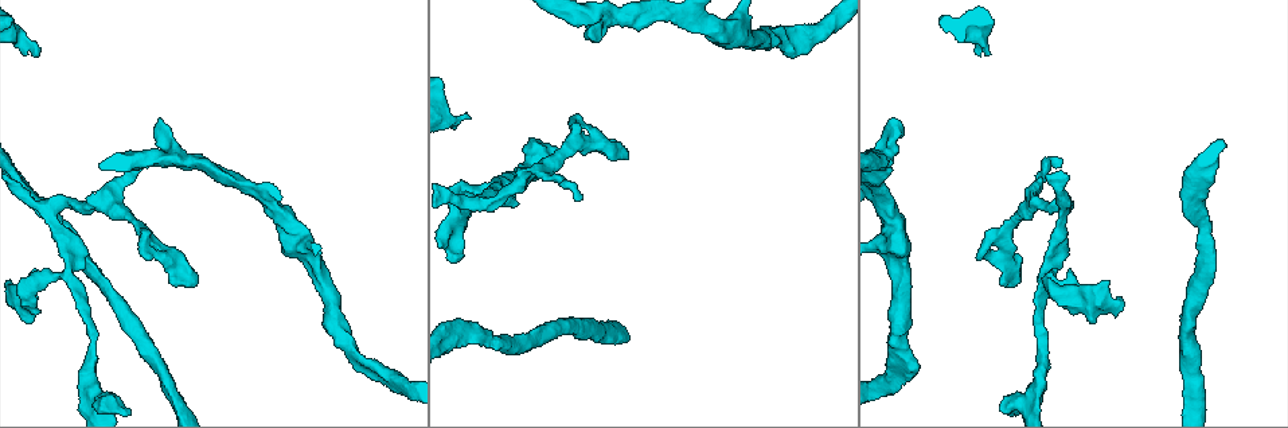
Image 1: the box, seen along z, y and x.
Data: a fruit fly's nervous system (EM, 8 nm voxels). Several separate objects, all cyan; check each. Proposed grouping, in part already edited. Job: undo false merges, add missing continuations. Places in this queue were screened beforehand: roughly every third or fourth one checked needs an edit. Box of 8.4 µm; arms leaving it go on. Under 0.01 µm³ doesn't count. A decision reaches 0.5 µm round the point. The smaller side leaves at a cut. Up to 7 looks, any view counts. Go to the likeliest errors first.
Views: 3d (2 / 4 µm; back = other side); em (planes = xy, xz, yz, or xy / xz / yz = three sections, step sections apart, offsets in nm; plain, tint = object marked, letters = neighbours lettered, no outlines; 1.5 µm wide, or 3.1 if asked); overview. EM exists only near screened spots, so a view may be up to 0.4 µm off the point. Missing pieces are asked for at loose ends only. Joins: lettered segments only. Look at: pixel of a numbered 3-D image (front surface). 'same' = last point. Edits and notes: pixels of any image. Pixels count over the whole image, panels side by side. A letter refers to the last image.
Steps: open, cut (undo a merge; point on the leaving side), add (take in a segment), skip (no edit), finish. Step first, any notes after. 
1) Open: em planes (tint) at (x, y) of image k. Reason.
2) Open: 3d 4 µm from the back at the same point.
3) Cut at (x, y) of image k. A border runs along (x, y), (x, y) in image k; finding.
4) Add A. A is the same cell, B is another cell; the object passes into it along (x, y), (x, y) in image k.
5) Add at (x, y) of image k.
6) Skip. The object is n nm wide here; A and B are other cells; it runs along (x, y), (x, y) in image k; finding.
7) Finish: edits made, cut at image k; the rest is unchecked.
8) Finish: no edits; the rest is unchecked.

Open: 3d 2 µm at (468, 118) of image 1. Free end.

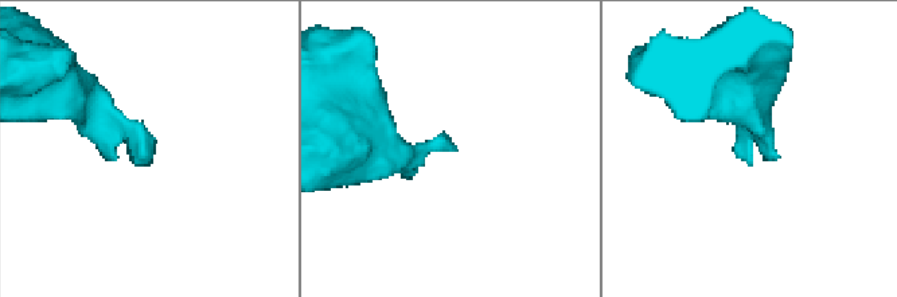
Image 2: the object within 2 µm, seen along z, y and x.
Open: em xy step 8 (letters) at (752, 166) of image 2.

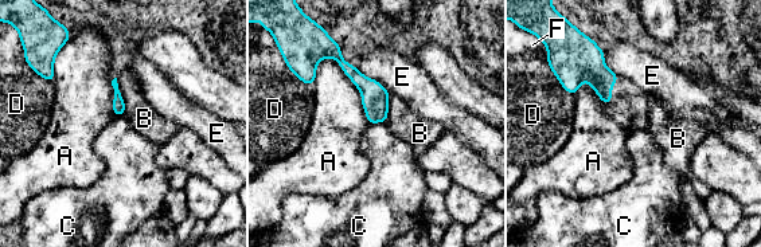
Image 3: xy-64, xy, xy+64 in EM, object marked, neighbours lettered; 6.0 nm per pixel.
Open: em planes (letters) at the same point.

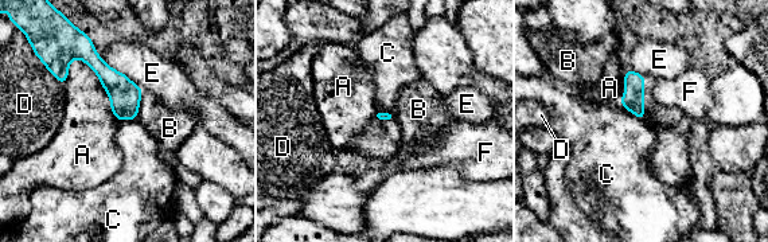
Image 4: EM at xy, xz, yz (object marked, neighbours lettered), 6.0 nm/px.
Skip. A, B, C, D, E and F are other cells; a border runs along (620, 102), (642, 120) in image 4; none of them fits.

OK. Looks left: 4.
Open: em planes (plain) at (577, 198) of image 1. Branch stops here.

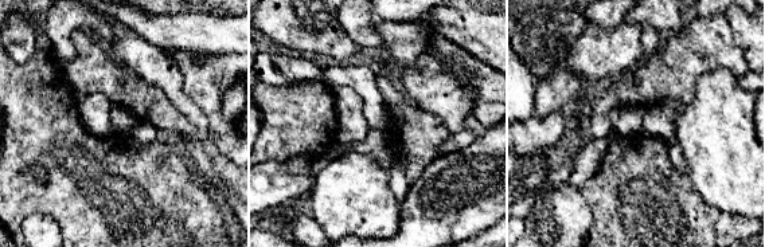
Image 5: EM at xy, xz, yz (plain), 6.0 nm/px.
Open: em planes (letters) at the same point.

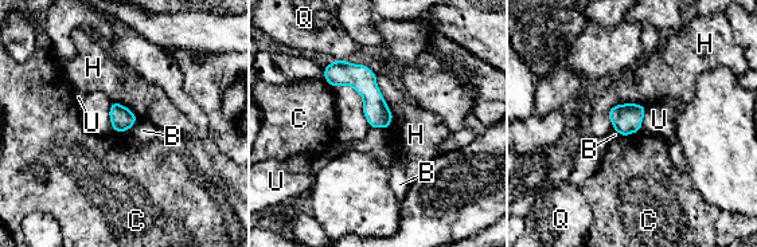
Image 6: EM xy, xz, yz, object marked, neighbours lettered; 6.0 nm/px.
Skip. B, C, H, Q and U are other cells; a border runs along (646, 108), (639, 129) in image 6; no lettered segment goes on from it.

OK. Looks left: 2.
Open: 3d 4 µm at (362, 365) of image 1.

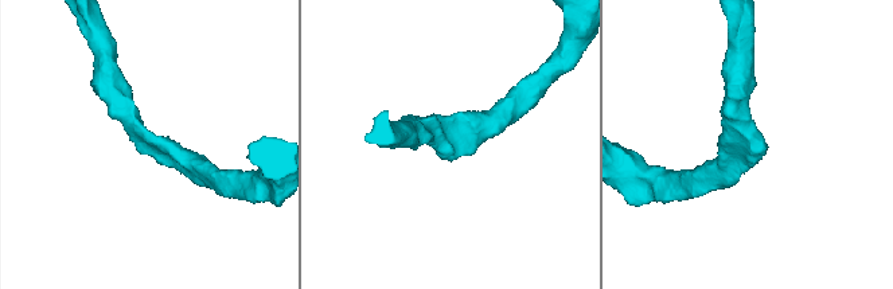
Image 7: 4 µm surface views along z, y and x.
Open: em planes (letters) at (752, 144) of image 7. The arms are 260, 280 nm wide.

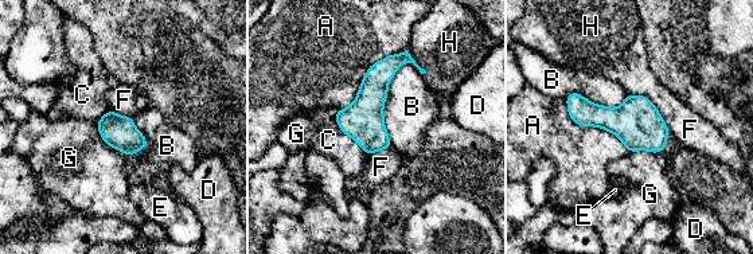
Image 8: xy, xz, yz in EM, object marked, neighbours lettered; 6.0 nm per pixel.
Skip. A, B, C, D, E, F, G and H are other cells; a border runs along (406, 61), (387, 86), (389, 145) in image 8; one neuron here.

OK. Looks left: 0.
Finish: no edits; the rest is unchecked.

